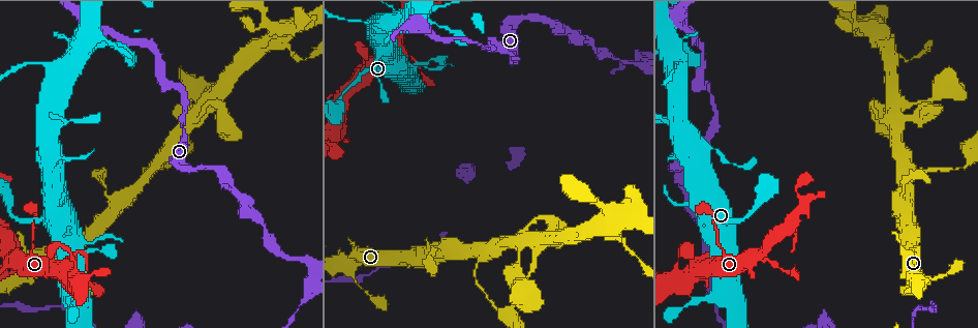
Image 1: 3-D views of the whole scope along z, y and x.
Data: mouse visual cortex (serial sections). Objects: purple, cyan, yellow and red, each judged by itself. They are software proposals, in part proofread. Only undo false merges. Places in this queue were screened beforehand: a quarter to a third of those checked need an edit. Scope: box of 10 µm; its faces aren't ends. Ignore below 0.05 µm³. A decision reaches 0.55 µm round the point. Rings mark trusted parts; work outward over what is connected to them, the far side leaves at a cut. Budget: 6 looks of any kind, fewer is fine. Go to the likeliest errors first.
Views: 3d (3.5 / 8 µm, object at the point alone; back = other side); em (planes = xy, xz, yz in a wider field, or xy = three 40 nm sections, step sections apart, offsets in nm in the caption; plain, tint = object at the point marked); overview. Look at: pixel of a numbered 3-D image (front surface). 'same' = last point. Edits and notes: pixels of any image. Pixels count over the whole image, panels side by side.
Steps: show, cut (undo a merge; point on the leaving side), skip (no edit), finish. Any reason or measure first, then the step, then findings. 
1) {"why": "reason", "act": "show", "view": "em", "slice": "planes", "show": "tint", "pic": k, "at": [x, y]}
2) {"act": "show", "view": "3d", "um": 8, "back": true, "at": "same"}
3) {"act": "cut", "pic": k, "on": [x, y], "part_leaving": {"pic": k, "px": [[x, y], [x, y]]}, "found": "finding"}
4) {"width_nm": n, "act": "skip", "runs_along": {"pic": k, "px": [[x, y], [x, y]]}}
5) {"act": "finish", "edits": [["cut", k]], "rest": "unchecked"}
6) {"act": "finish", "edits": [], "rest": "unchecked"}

{"why": "sharp bend", "act": "show", "view": "3d", "um": 3.5, "pic": 1, "at": [79, 253]}

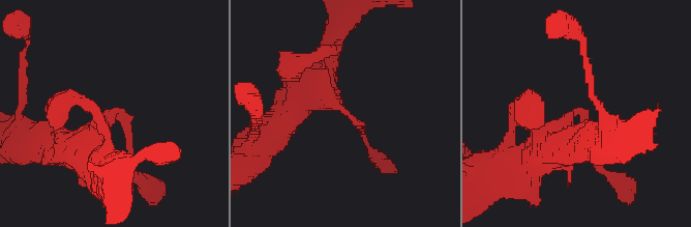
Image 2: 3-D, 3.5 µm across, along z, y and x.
{"act": "show", "view": "em", "slice": "xy", "step": 5, "show": "tint", "pic": 2, "at": [112, 110]}

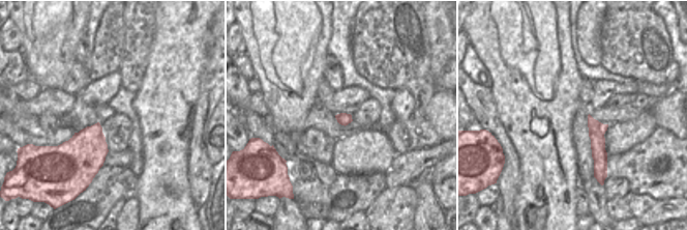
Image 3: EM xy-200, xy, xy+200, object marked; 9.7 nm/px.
{"width_nm": 120, "act": "skip", "runs_along": {"pic": 2, "px": [[298, 102], [320, 91], [364, 136]]}, "found": "all the same cell"}

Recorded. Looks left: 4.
{"why": "three-way junction", "act": "show", "view": "3d", "um": 3.5, "pic": 1, "at": [678, 68]}

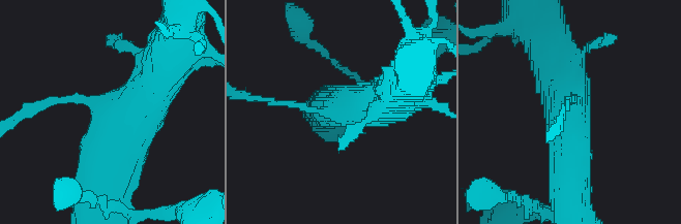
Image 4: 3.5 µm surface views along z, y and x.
{"arms": 3, "arm_widths_nm": [100, 600, 700], "act": "show", "view": "em", "slice": "xy", "step": 2, "show": "tint", "pic": 4, "at": [103, 108]}

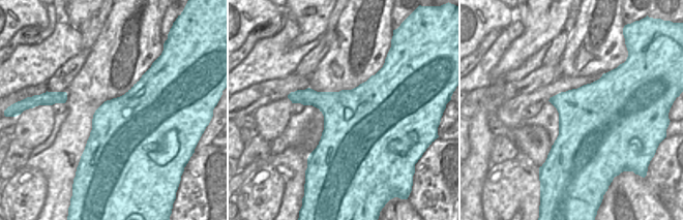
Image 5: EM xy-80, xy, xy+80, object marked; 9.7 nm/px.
{"width_nm": 800, "act": "skip", "runs_along": {"pic": 4, "px": [[95, 189], [114, 132], [163, 71]]}, "found": "continuous, no second cell"}

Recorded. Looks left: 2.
{"act": "finish", "edits": [], "rest": "unchecked"}

